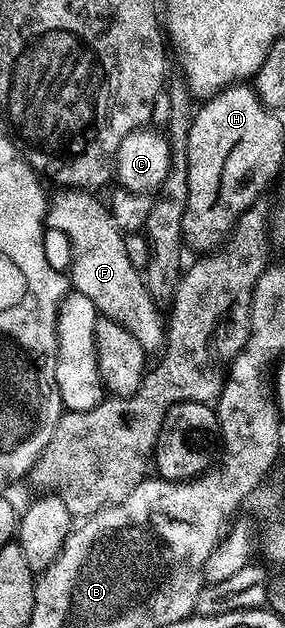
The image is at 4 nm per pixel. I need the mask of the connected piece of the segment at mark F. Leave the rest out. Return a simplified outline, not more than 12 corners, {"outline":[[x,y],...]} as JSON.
{"outline":[[64,190],[46,226],[69,279],[146,351],[167,325],[104,202]]}

